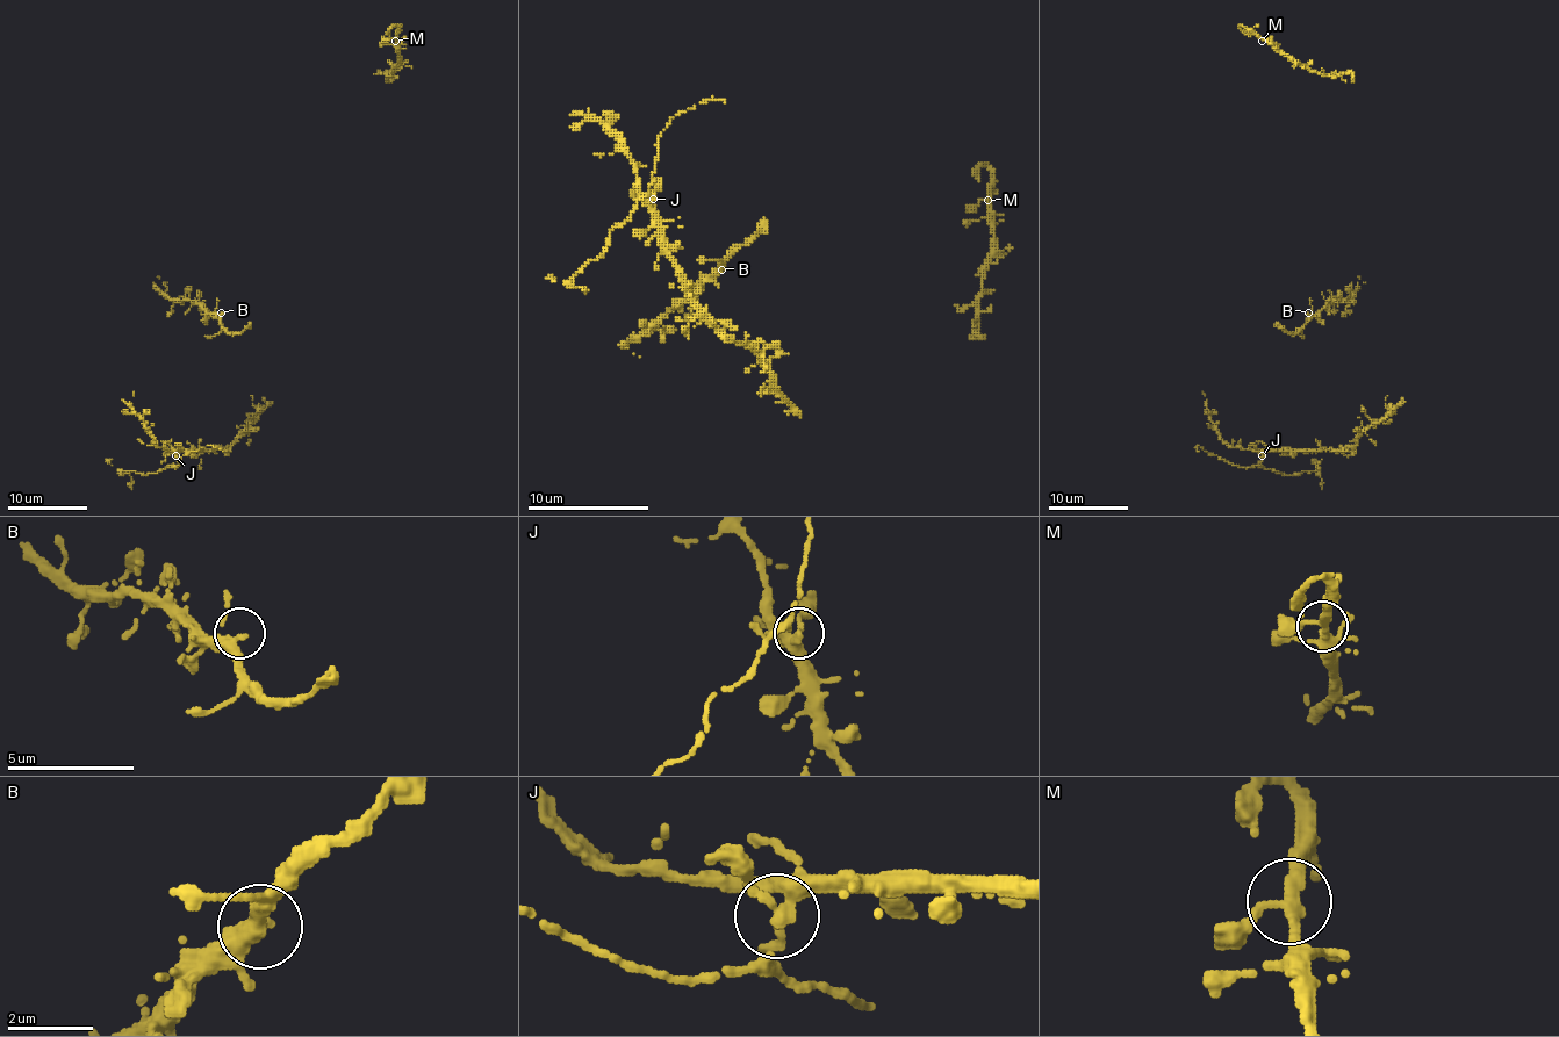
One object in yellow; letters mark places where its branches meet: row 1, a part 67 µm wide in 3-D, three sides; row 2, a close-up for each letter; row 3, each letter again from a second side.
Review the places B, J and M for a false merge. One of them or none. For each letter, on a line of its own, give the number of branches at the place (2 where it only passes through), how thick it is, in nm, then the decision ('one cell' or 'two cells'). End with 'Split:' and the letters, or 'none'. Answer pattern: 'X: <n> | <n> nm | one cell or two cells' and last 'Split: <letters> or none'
B: 3 | 240 nm | one cell
J: 3 | 220 nm | two cells
M: 3 | 240 nm | one cell
Split: J

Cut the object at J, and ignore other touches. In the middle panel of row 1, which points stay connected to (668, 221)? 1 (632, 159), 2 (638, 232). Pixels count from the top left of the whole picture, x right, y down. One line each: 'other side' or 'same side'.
1: same side
2: same side

